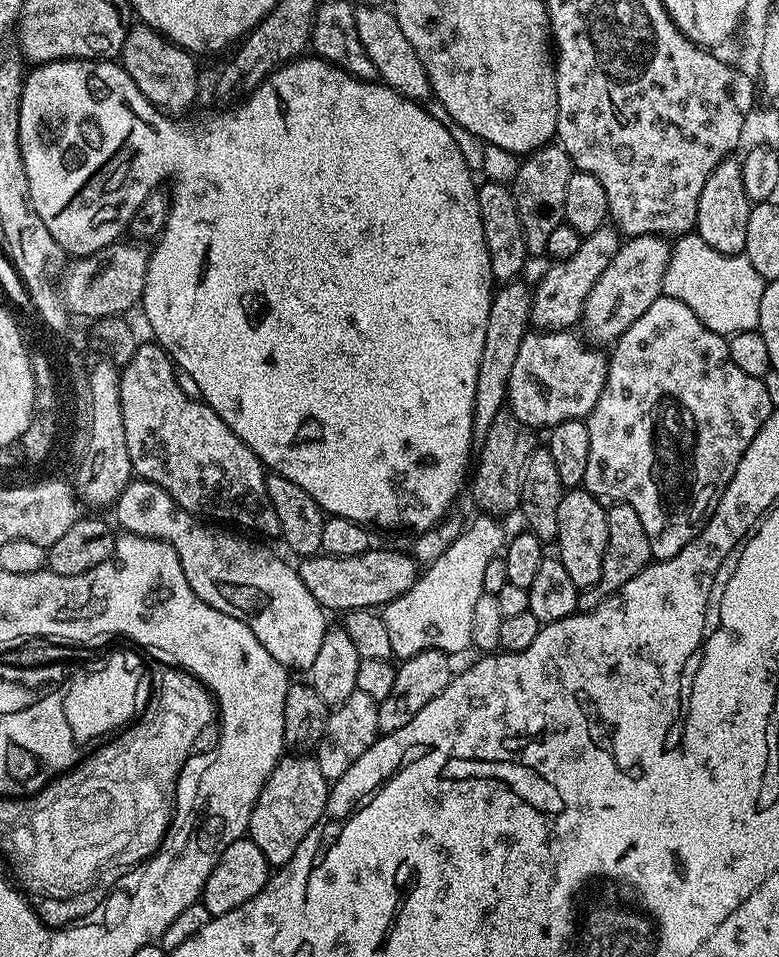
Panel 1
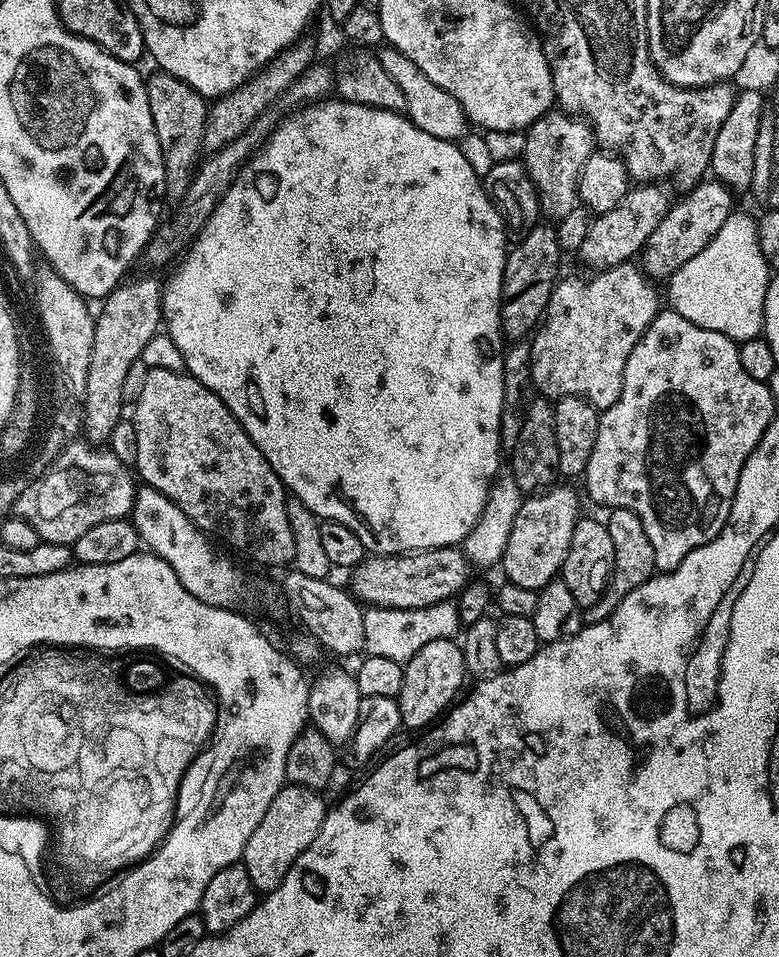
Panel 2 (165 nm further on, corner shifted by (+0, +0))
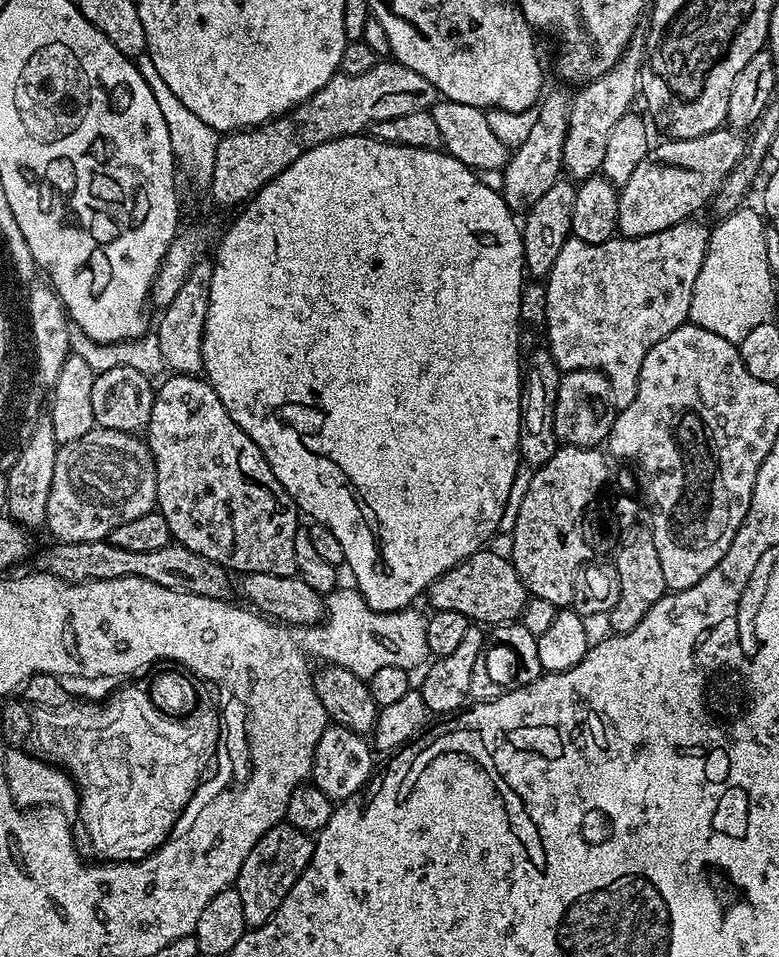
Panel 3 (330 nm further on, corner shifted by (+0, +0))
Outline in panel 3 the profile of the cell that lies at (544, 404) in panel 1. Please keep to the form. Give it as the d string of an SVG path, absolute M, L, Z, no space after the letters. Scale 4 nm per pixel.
M689 218L662 230L658 234L638 238L613 238L601 244L582 242L569 238L554 258L554 266L546 277L546 347L561 373L574 370L600 372L612 387L612 402L617 409L630 406L638 394L638 374L642 358L666 334L689 323L690 298L694 282L706 258L709 225L699 224L699 219Z

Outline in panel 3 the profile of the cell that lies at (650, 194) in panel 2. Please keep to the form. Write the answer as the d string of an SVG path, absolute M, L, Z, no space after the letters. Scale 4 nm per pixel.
M727 126L715 128L698 138L665 139L665 144L649 147L648 158L638 162L630 182L619 189L618 222L621 237L658 234L678 222L695 217L704 203L711 201L722 182L744 157L746 140Z

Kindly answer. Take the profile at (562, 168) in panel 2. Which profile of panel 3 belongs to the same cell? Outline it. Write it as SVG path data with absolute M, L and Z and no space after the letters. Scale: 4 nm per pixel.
M643 35L633 36L632 41L619 63L612 71L602 74L597 80L587 81L584 88L577 96L573 95L568 109L568 129L566 130L566 142L562 146L562 158L564 159L563 171L567 173L573 181L579 182L597 175L602 166L602 158L606 158L606 141L610 139L610 129L618 123L618 118L622 118L633 107L632 99L638 96L638 81L642 71L642 65L646 60L646 40Z

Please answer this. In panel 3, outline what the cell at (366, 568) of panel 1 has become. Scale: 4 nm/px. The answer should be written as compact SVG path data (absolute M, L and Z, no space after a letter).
M481 550L470 554L465 560L458 562L458 566L446 570L446 574L429 584L426 600L433 604L431 607L435 611L454 610L465 616L469 622L483 622L488 626L519 621L520 611L523 610L530 593L522 578L518 578L508 556L499 556L496 552L488 551Z

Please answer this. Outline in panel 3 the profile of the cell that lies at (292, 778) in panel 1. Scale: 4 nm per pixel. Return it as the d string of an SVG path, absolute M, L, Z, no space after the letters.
M287 822L274 825L258 838L258 842L254 842L254 850L246 854L246 862L242 862L242 870L238 870L234 885L238 898L242 898L242 914L246 914L249 929L265 924L278 906L282 906L282 898L286 898L290 886L298 882L310 862L313 843L309 833Z

